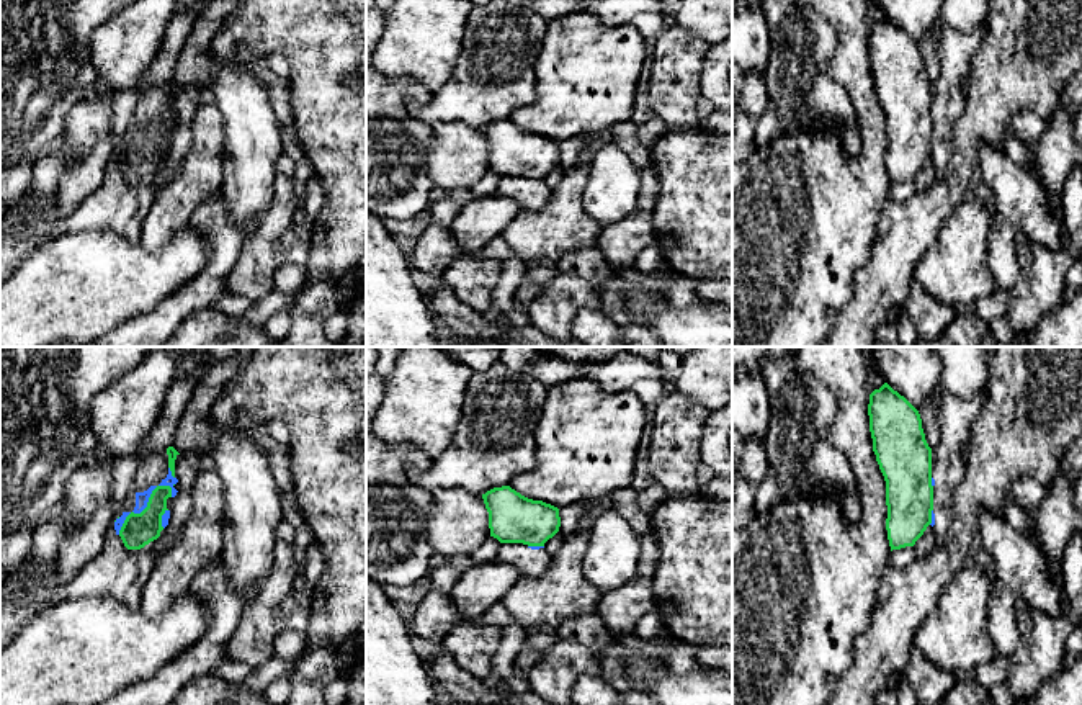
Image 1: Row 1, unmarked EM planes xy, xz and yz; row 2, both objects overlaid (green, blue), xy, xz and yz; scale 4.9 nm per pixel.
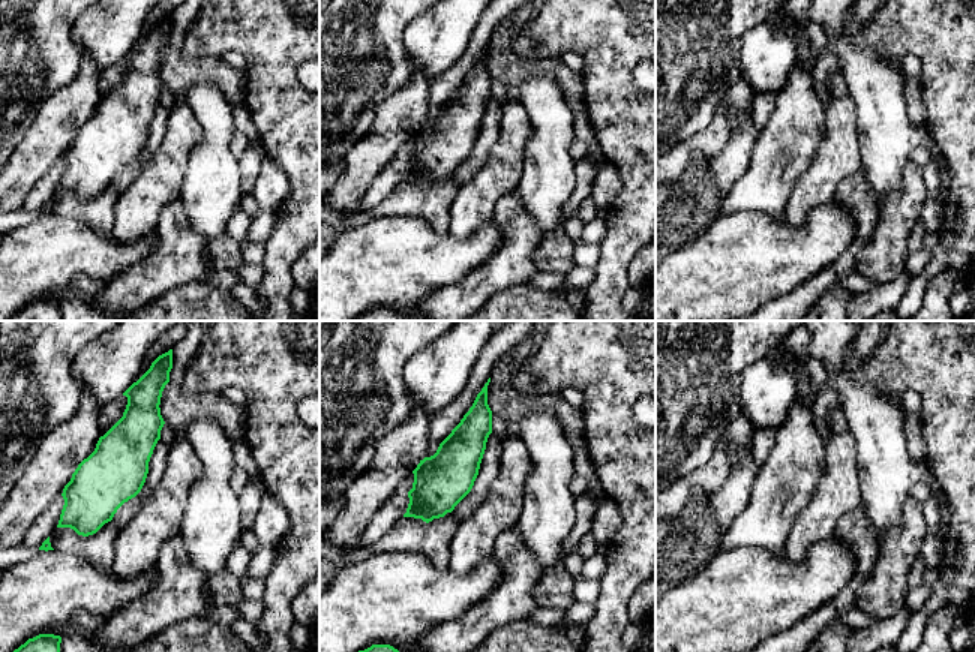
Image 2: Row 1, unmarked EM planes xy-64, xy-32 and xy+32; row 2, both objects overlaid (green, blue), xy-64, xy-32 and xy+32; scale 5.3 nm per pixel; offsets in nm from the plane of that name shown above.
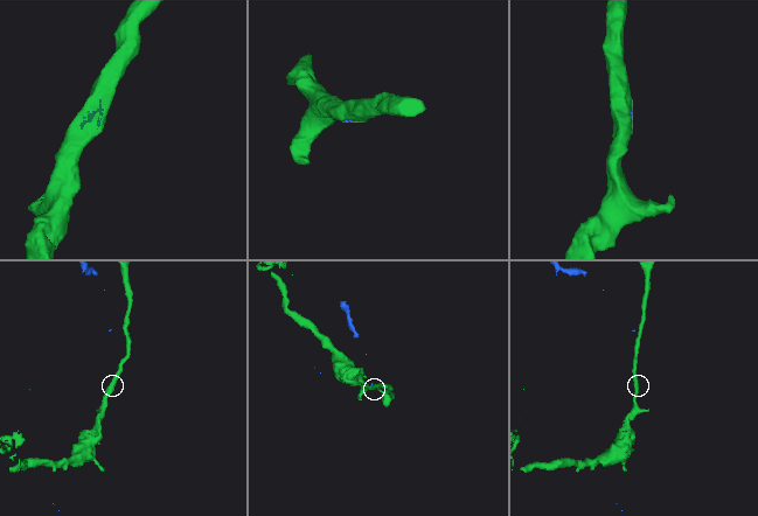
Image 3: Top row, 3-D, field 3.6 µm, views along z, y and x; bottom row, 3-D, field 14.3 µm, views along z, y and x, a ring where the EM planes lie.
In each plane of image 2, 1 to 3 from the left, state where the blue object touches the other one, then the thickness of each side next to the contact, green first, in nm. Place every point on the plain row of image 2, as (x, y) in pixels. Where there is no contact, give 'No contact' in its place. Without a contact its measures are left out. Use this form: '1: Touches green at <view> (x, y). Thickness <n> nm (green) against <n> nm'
1: No contact
2: No contact
3: No contact

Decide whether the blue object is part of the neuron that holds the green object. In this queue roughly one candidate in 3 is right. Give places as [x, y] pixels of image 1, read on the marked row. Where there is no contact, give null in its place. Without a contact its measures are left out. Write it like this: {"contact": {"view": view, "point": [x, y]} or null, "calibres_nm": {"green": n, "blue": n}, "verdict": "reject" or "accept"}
{"contact": {"view": "xy", "point": [147, 506]}, "calibres_nm": {"green": 160, "blue": 60}, "verdict": "reject"}

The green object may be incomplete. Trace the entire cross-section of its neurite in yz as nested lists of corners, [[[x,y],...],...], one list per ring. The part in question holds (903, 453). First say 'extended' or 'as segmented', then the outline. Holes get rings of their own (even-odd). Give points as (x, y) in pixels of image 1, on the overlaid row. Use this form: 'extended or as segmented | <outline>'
as segmented | [[[888,383],[870,394],[873,451],[886,481],[891,551],[914,546],[932,523],[932,448],[919,411]]]

